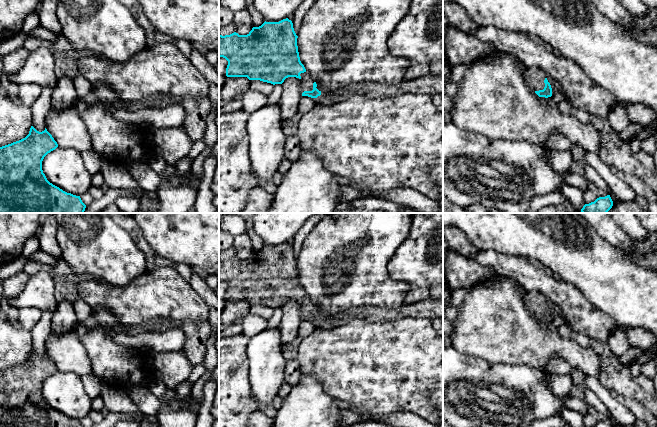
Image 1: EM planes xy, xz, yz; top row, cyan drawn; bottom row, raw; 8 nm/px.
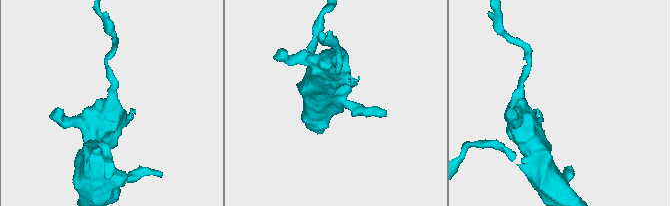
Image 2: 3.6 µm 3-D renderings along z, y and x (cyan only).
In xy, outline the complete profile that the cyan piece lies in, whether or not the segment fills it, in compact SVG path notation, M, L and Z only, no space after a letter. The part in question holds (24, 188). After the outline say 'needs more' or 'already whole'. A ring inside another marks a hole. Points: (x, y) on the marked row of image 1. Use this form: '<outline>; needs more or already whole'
M33 126L25 138L0 147L0 213L84 213L86 205L80 196L67 193L53 185L43 173L44 157L57 147L57 142L46 128L39 132Z; already whole

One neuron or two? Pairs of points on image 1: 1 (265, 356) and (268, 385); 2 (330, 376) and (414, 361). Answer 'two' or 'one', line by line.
1: one
2: one

